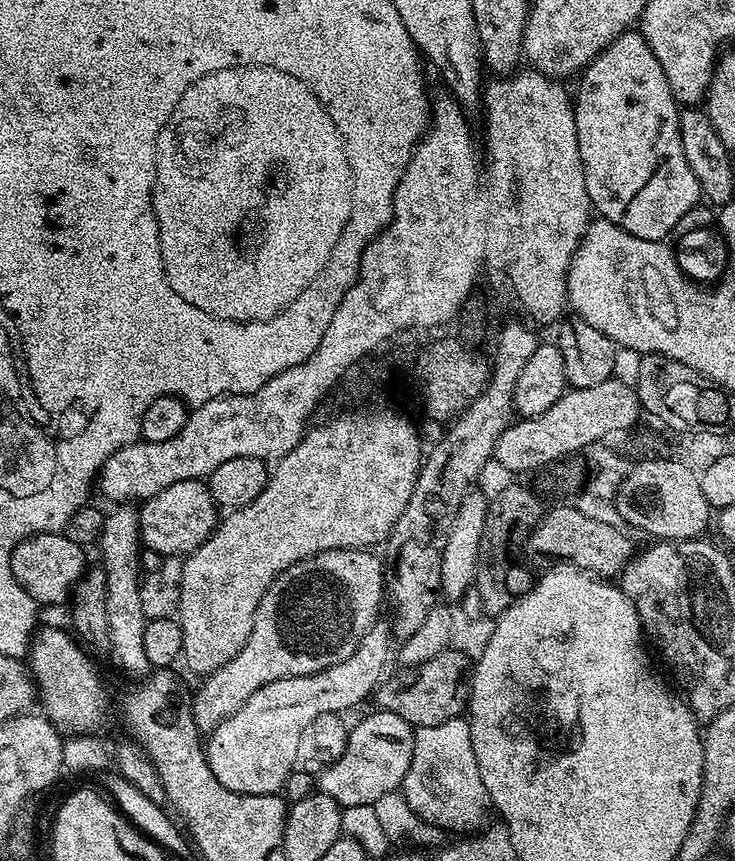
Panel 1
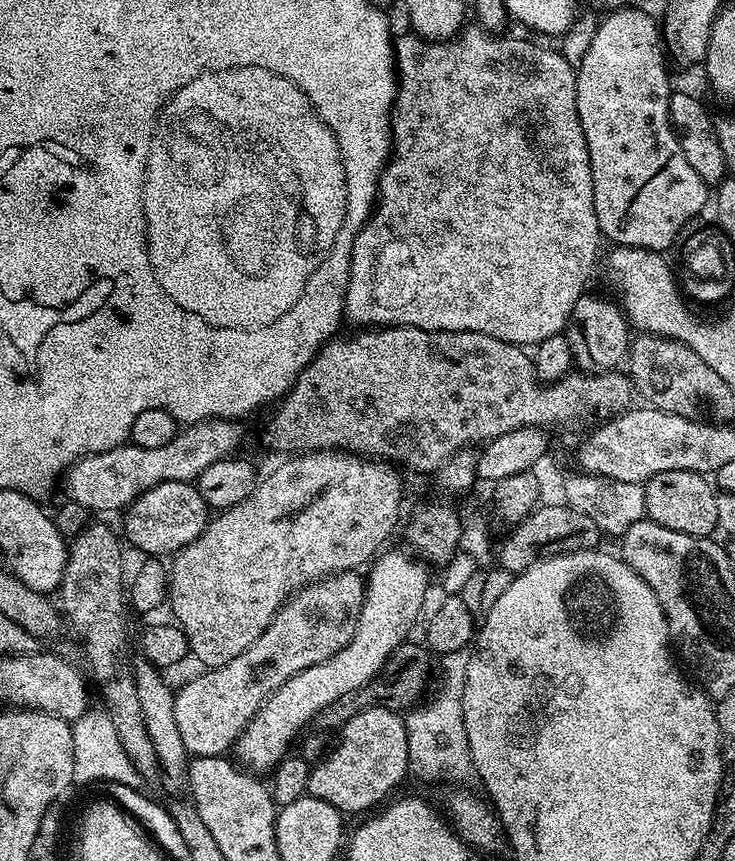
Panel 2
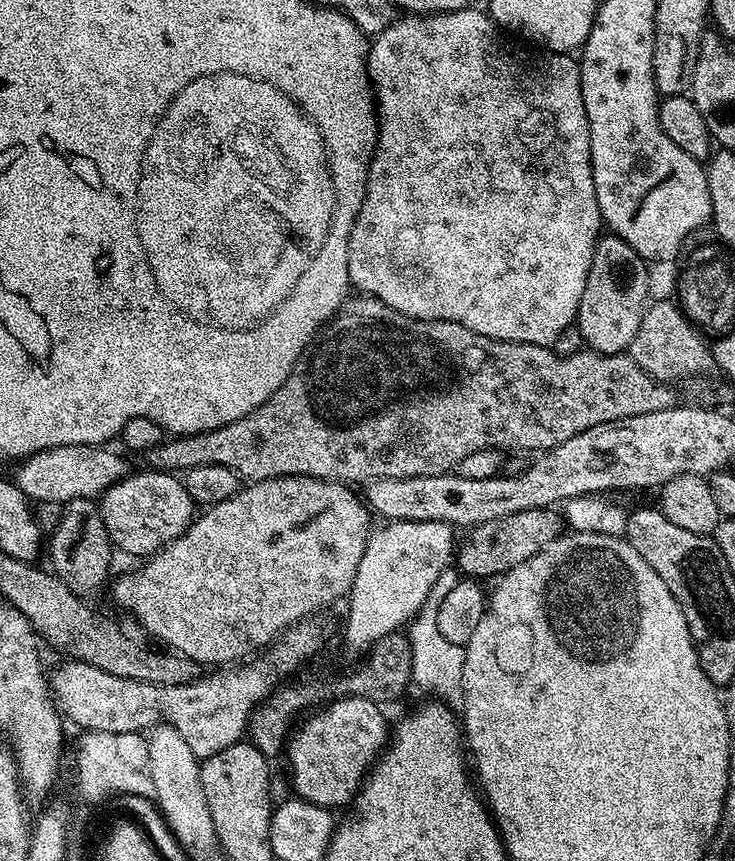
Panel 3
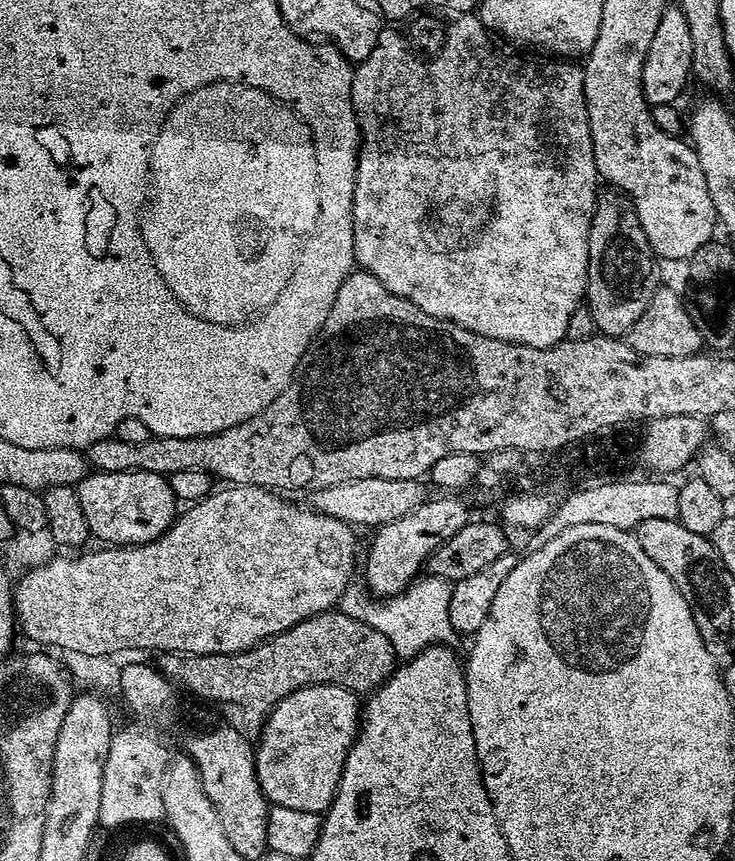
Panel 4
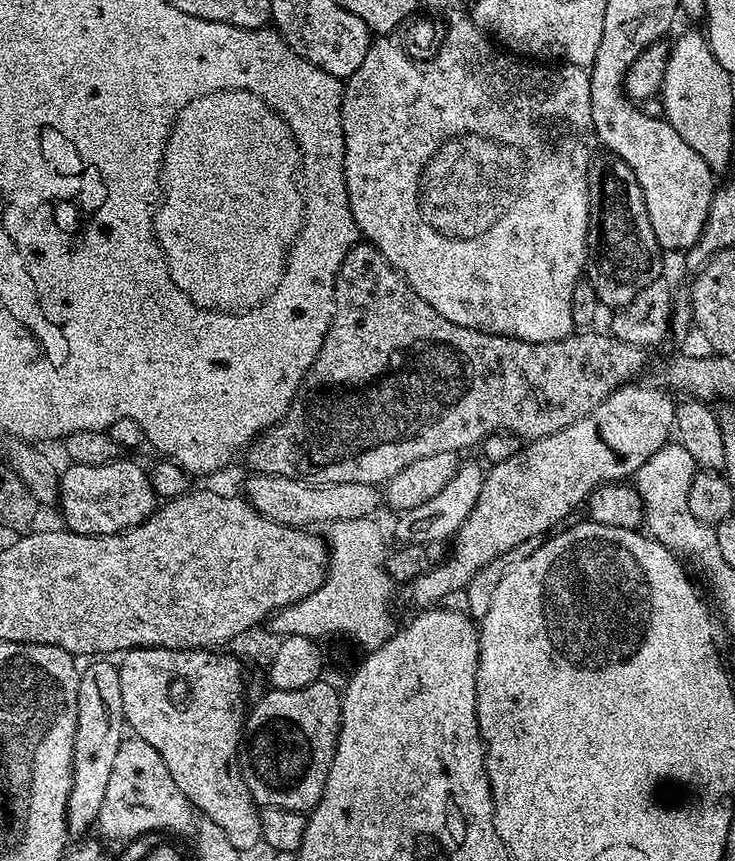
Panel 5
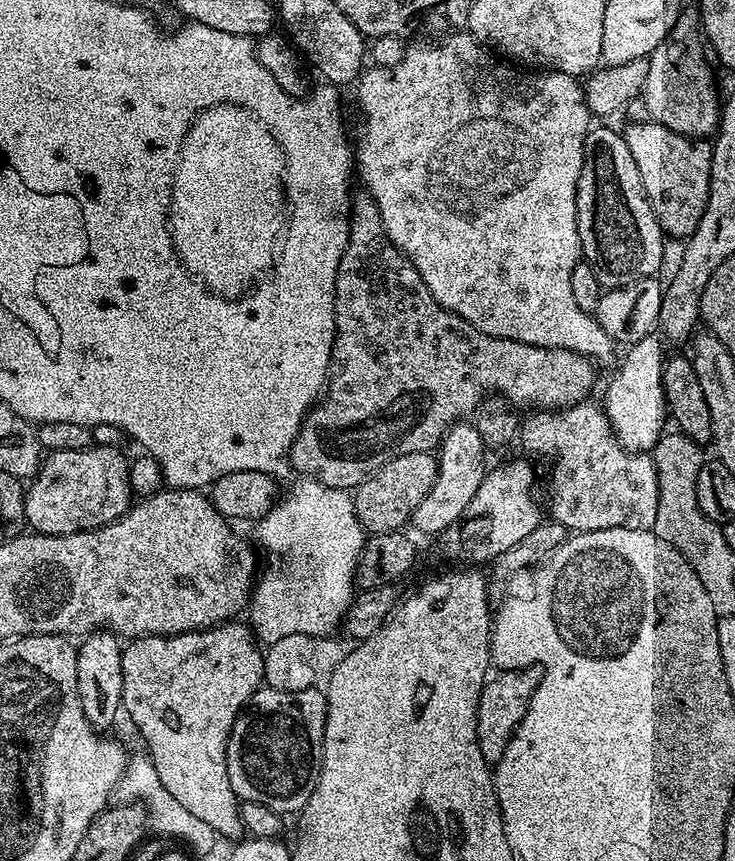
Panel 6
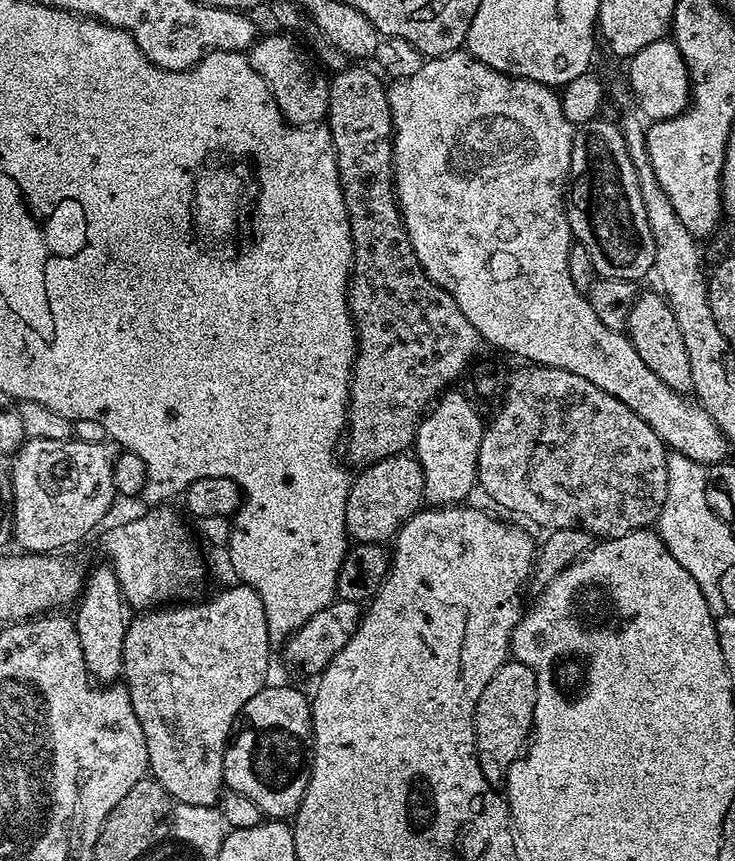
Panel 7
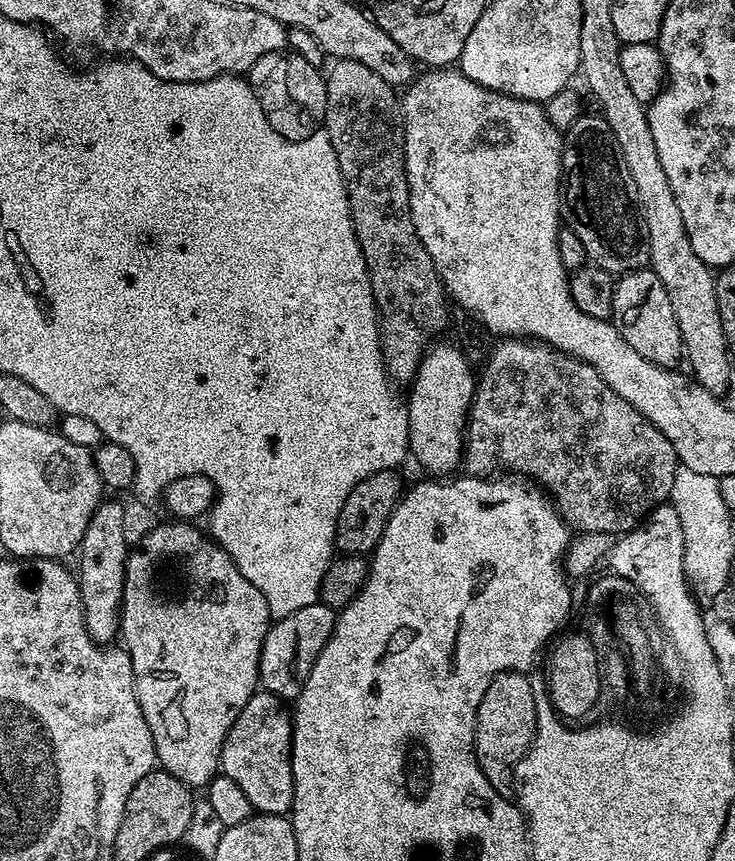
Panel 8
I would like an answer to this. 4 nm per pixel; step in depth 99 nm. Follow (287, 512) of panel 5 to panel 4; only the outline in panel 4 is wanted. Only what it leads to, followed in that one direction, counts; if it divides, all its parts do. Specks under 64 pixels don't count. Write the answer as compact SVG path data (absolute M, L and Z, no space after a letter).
M354 478L350 482L338 482L338 486L326 486L315 489L311 493L311 507L322 514L330 514L330 518L338 518L353 526L361 524L364 528L375 530L381 524L389 524L422 506L429 499L430 492L423 488L420 480L395 480L394 478Z

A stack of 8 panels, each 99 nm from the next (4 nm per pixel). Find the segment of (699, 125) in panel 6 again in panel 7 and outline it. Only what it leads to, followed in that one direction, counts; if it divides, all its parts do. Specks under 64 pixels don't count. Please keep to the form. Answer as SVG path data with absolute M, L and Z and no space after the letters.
M665 38L658 42L650 42L650 46L642 46L642 50L633 54L627 64L627 87L638 108L640 104L639 111L649 121L672 120L688 109L692 99L692 82L688 78L688 64L678 50L675 40Z

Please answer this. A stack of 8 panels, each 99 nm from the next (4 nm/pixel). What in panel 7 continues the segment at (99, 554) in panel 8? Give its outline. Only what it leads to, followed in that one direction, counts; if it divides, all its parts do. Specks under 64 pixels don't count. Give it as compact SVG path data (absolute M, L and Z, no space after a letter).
M110 566L103 567L94 569L89 578L87 575L74 608L74 623L78 630L78 646L82 646L82 658L86 658L88 675L96 682L116 682L124 671L124 639L130 623L130 609L114 570Z

